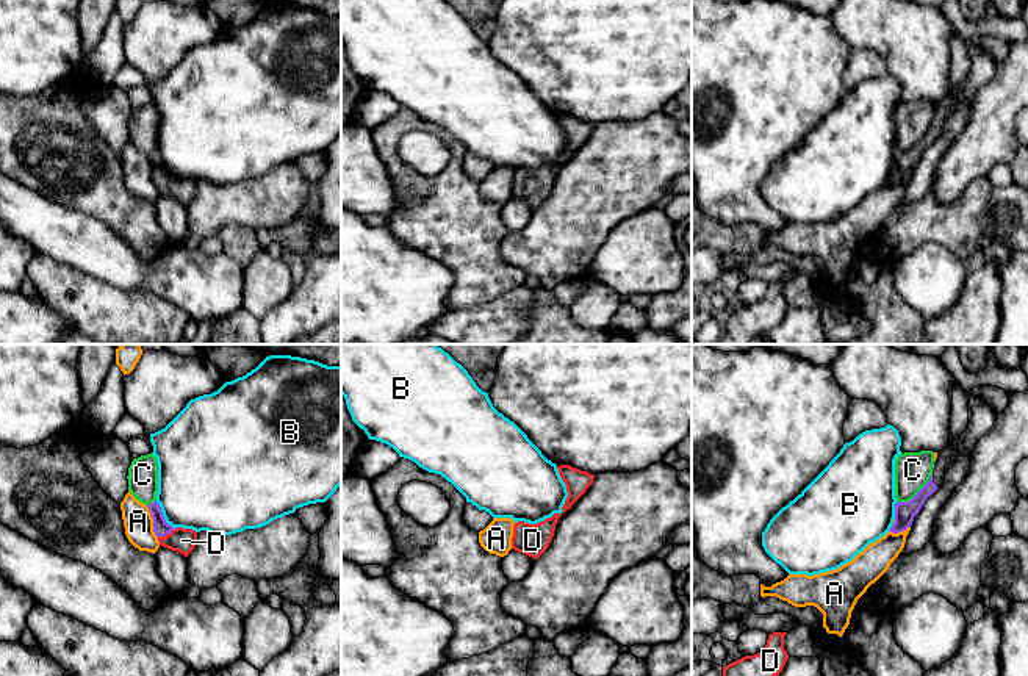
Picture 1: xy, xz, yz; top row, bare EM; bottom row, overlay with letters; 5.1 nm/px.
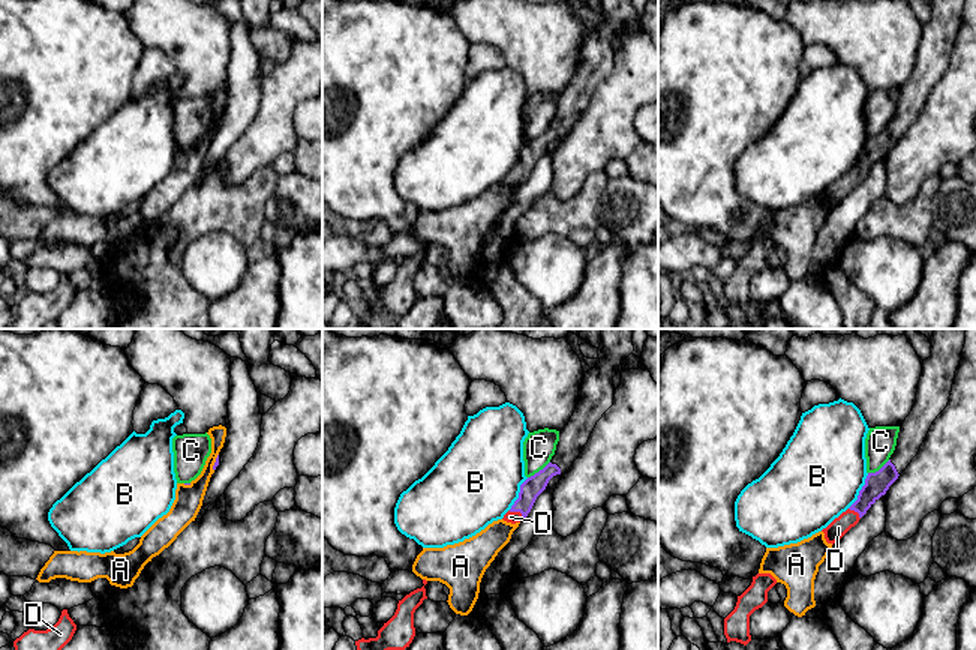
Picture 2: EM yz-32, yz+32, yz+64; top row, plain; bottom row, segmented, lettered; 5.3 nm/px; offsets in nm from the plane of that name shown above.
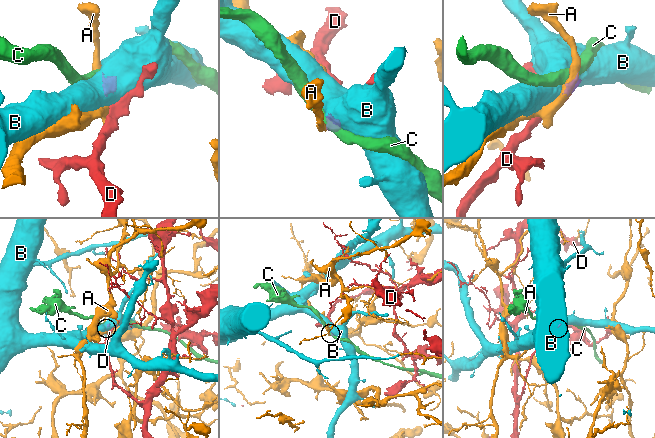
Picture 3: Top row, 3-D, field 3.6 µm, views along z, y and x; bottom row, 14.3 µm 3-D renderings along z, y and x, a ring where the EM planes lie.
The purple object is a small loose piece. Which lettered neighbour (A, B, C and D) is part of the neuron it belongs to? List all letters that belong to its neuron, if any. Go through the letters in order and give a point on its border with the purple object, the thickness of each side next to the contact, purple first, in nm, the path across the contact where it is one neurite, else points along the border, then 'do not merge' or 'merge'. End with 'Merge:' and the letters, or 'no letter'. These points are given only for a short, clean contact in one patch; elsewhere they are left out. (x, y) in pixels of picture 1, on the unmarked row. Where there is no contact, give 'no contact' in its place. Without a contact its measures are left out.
A: xy (154, 171) | 80/150 nm | along xy (146, 155), (152, 168), (152, 180), (157, 186) | do not merge
B: xy (161, 165) | 80/440 nm | along xy (155, 151), (163, 168), (174, 177) | do not merge
C: yz (917, 143) | 110/190 nm | along yz (931, 122), (930, 129), (908, 151), (897, 152) | do not merge
D: xy (166, 183) | 80/130 nm | across xy (160, 176), (166, 183), (182, 190) | merge
Merge: D

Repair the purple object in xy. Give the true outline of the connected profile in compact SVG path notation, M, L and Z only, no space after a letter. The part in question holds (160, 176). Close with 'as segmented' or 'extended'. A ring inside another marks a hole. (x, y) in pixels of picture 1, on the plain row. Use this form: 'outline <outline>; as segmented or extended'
outline M156 150L149 153L147 156L152 163L153 182L158 186L160 194L188 207L196 196L197 182L183 177L174 178L171 174L167 174Z; extended

